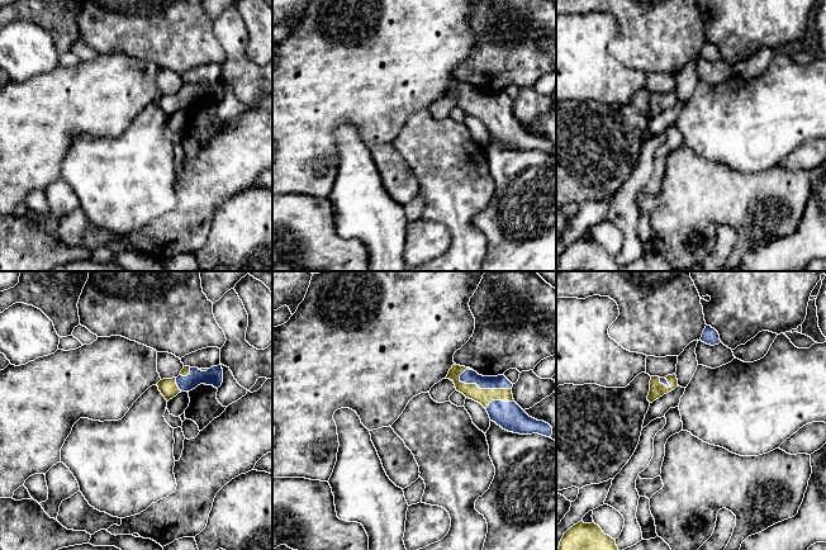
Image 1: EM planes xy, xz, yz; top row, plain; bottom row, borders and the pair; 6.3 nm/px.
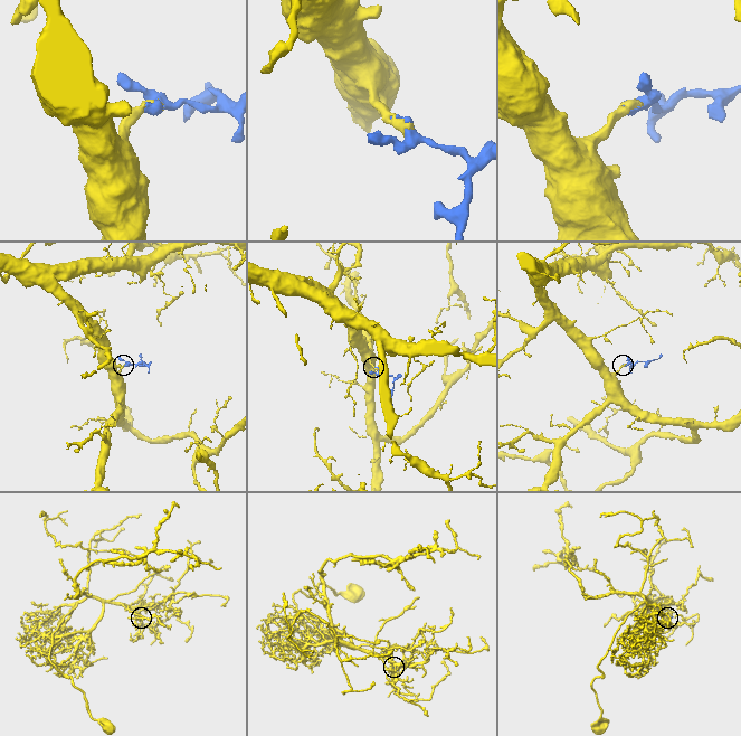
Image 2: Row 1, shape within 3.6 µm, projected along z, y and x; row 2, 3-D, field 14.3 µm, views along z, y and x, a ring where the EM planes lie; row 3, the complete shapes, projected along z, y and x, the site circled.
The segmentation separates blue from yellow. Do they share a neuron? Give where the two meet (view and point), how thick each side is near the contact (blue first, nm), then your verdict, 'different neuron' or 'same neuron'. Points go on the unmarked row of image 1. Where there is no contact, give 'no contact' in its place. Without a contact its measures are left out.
contact xz (483, 104); calibres 100 and 100 nm; same neuron

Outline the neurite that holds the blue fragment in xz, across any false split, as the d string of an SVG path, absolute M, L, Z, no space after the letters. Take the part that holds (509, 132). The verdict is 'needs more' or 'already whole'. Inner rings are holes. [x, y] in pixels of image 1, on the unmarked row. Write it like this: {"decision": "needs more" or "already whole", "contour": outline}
{"decision": "needs more", "contour": "M452 81L446 95L454 98L457 108L480 119L490 137L503 146L519 151L538 150L551 153L552 143L530 133L513 115L513 100L504 93L483 93L470 84Z"}

